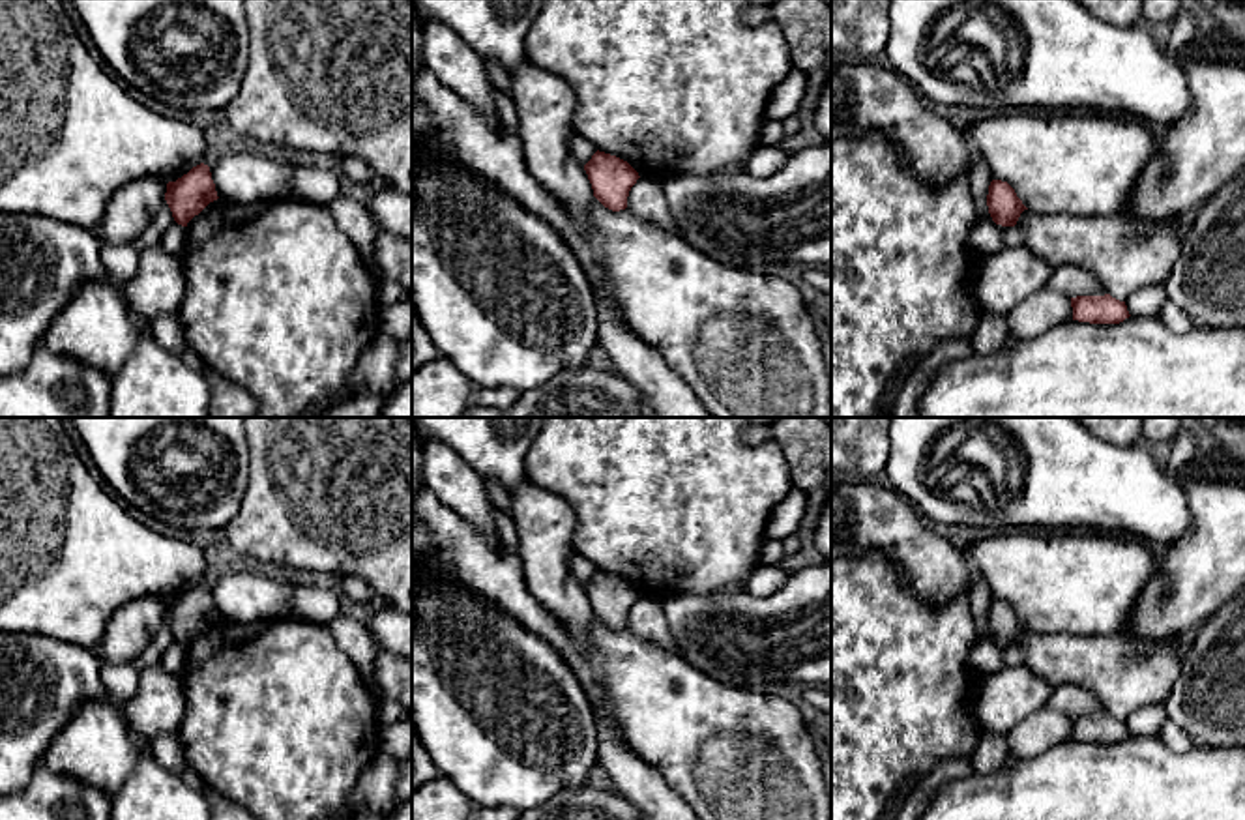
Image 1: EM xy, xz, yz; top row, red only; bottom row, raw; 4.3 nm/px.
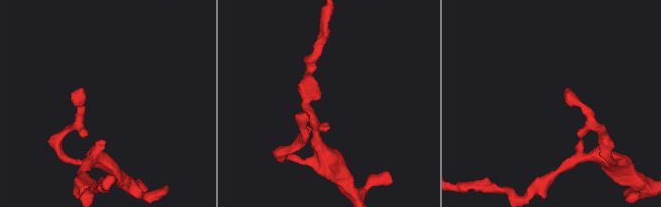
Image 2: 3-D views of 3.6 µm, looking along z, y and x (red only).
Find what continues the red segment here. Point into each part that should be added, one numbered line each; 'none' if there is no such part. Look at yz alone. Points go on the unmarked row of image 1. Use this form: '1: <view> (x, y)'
none

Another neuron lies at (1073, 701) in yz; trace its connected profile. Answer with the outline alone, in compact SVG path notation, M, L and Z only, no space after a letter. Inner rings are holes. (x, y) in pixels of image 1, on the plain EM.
M1071 683L1056 685L1047 702L1047 708L1052 708L1069 717L1108 713L1103 702L1093 693Z

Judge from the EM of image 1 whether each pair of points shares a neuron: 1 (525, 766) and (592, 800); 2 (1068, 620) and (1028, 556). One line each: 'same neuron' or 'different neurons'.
1: different neurons
2: same neuron

